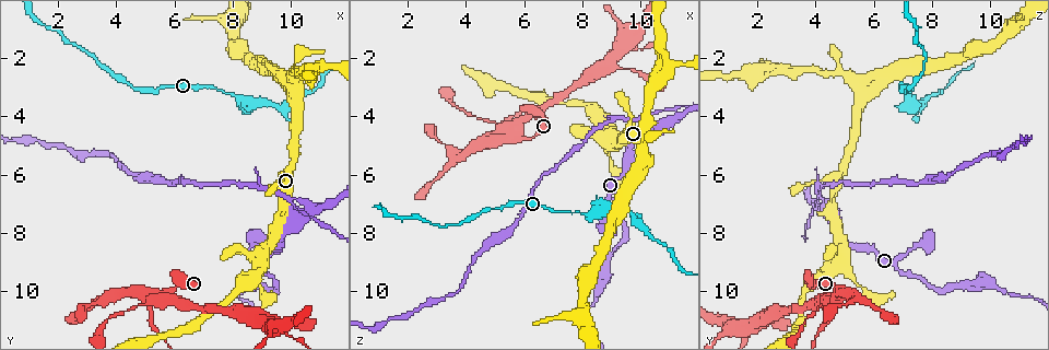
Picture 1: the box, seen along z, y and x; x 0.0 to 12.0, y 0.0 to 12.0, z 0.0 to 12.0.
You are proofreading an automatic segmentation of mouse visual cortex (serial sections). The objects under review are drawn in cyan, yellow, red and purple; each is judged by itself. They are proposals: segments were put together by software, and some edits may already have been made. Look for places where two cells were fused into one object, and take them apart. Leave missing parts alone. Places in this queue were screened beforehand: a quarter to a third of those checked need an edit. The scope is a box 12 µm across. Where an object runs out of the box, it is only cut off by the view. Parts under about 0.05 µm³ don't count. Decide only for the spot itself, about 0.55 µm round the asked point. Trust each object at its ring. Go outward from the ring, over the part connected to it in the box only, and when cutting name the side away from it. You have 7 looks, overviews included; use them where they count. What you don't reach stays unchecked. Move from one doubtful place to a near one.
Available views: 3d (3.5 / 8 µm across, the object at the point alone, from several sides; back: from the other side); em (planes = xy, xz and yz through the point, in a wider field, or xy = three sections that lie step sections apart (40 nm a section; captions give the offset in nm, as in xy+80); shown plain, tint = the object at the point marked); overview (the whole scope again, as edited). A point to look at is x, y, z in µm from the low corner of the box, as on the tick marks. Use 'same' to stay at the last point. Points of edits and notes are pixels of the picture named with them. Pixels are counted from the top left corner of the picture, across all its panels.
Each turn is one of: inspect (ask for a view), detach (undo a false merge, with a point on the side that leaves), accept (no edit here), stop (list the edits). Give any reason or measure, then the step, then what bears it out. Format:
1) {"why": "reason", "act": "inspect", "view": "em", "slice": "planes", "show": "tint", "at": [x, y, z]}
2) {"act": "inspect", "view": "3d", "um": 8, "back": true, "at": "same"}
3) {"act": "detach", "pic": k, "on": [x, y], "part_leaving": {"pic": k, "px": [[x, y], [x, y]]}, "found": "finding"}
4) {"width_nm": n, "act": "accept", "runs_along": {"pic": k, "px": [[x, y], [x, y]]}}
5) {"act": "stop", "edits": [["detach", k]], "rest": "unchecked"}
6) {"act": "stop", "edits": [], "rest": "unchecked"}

{"why": "abrupt turn", "act": "inspect", "view": "3d", "um": 3.5, "at": [10.0, 6.7, 4.1]}

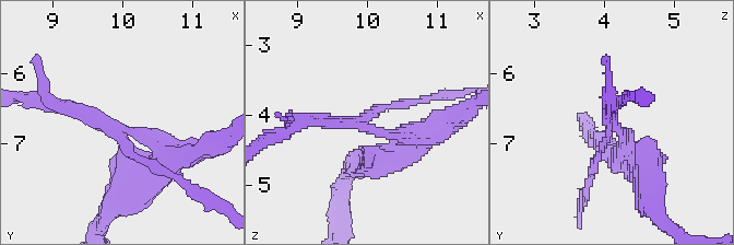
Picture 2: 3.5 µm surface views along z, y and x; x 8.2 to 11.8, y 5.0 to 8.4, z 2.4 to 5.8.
{"arms": 3, "arm_widths_nm": [100, 200, 250], "why": "shape alone is not enough", "act": "inspect", "view": "em", "slice": "xy", "step": 1, "show": "tint", "at": [9.90, 6.75, 4.15]}

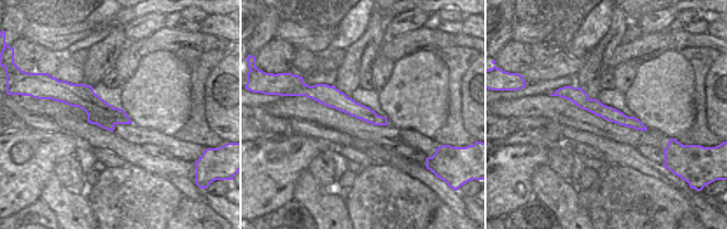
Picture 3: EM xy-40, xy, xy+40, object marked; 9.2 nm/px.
{"act": "accept", "runs_along": {"pic": 2, "px": [[169, 162], [153, 139], [48, 102]]}, "found": "all the same cell"}

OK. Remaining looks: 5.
{"why": "thin neck", "act": "inspect", "view": "3d", "um": 8, "at": [7.9, 3.1, 7.4]}

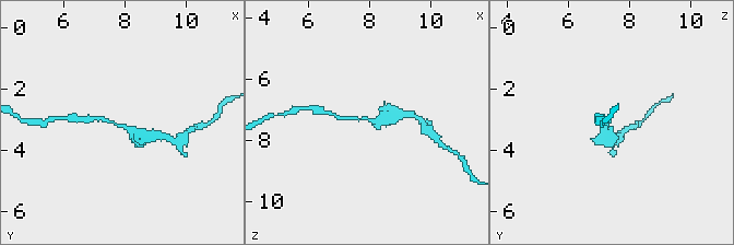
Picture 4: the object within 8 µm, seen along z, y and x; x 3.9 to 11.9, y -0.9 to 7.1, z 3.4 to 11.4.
{"arm_widths_nm": [150, 400], "act": "inspect", "view": "em", "slice": "xy", "step": 1, "show": "tint", "at": [8.0, 3.1, 7.4]}

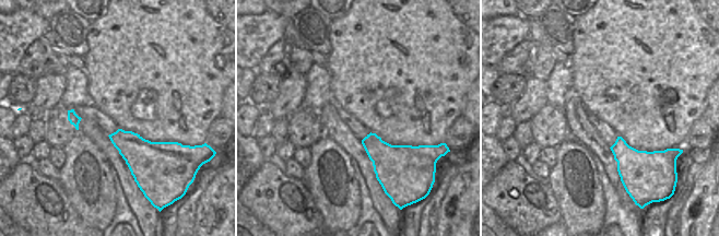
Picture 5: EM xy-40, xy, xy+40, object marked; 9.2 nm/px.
{"act": "accept", "found": "continuous, no second cell"}

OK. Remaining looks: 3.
{"why": "thin neck", "act": "inspect", "view": "3d", "um": 8, "at": [9.8, 3.7, 7.4]}

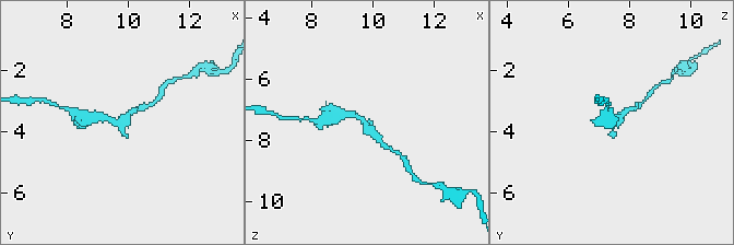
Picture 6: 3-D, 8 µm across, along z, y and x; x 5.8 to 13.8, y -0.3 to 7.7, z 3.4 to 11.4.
{"arm_widths_nm": [200, 200], "act": "inspect", "view": "em", "slice": "xy", "step": 2, "show": "tint", "at": [9.7, 3.7, 7.5]}

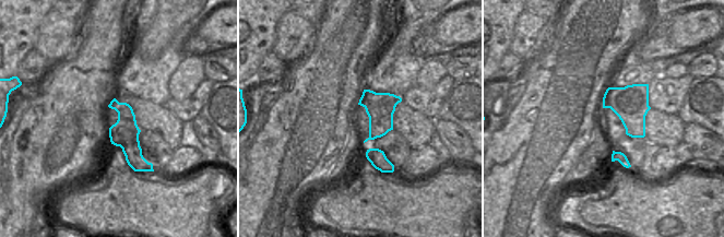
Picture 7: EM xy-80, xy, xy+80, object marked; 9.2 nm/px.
{"act": "detach", "pic": 6, "on": [141, 107], "part_leaving": {"pic": 6, "px": [[115, 123], [144, 108]]}, "found": "two cells meet here"}

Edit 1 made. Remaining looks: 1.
{"act": "stop", "edits": [["detach", 6]], "rest": "unchecked"}

